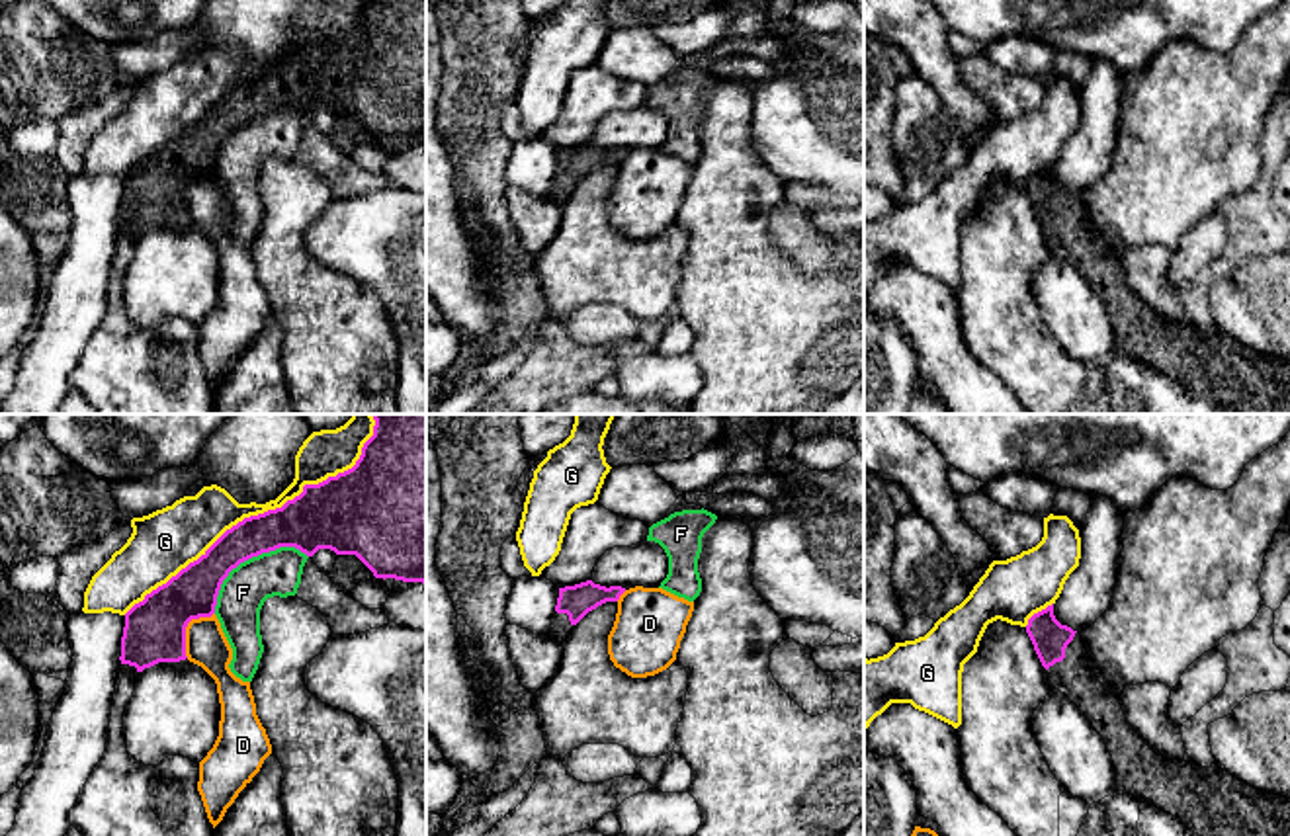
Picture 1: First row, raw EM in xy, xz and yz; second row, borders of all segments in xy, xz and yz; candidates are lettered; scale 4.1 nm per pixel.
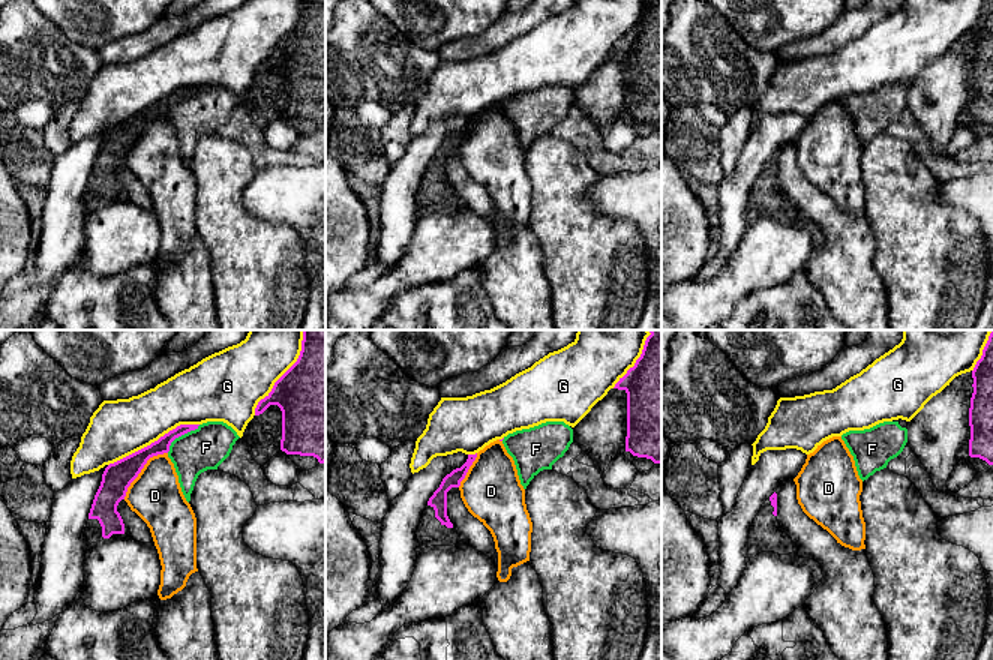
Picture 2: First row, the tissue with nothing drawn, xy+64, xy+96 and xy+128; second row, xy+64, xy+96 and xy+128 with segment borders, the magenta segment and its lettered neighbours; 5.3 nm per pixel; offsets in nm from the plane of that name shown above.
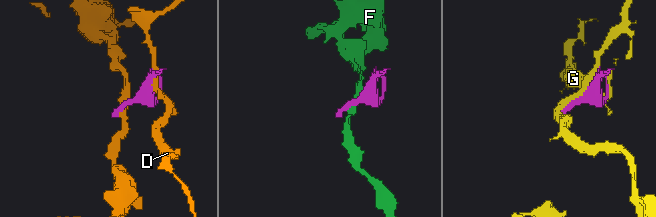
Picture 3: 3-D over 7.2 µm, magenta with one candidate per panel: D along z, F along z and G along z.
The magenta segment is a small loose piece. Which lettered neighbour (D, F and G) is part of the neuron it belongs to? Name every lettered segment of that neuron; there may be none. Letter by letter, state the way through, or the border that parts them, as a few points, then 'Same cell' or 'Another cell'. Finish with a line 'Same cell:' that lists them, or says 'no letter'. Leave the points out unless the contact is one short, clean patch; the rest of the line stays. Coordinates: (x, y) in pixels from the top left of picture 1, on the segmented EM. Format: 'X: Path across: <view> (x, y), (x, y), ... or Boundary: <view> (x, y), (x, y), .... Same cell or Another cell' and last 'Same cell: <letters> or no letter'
D: Another cell
F: Another cell
G: Another cell
Same cell: no letter

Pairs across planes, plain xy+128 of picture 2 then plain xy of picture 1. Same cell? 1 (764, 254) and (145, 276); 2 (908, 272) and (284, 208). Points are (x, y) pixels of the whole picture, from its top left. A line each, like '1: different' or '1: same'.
1: same
2: same

